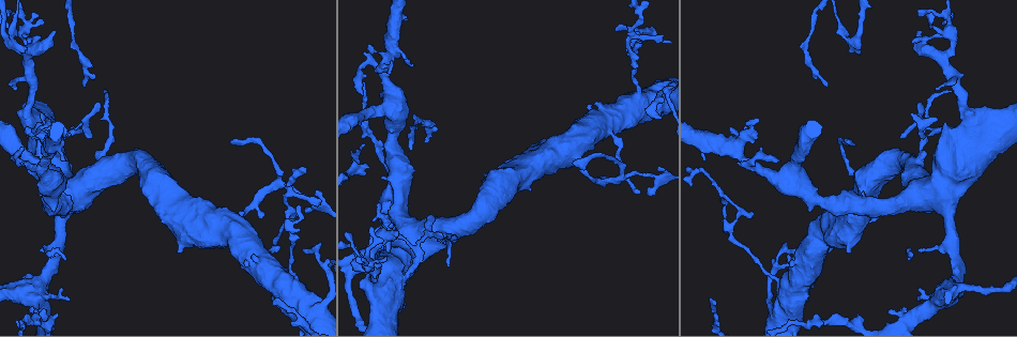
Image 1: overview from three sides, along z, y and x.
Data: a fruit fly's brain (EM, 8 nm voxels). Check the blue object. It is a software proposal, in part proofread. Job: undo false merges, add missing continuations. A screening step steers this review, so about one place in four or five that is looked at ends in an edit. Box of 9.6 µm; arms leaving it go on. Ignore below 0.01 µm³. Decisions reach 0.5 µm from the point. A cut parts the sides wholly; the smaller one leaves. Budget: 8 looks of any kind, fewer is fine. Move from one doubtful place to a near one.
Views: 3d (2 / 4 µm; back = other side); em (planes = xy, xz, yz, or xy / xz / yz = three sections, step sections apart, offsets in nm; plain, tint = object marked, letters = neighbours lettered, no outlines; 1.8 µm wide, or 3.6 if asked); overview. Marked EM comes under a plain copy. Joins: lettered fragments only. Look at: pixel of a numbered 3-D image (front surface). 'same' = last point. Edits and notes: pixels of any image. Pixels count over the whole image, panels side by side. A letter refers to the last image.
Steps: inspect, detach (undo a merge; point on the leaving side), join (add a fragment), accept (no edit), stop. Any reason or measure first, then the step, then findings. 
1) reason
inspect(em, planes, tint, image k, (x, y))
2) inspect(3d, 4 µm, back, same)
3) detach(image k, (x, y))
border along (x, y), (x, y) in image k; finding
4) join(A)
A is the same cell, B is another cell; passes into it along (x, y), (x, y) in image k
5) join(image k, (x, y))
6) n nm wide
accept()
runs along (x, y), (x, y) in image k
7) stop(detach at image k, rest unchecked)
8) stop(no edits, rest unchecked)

tapers out
inspect(3d, 4 µm, image 1, (826, 86))

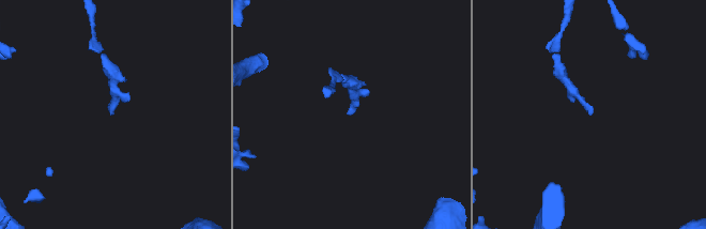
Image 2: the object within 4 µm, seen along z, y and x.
now the EM
inspect(em, xy, step 16, letters, image 2, (590, 115))

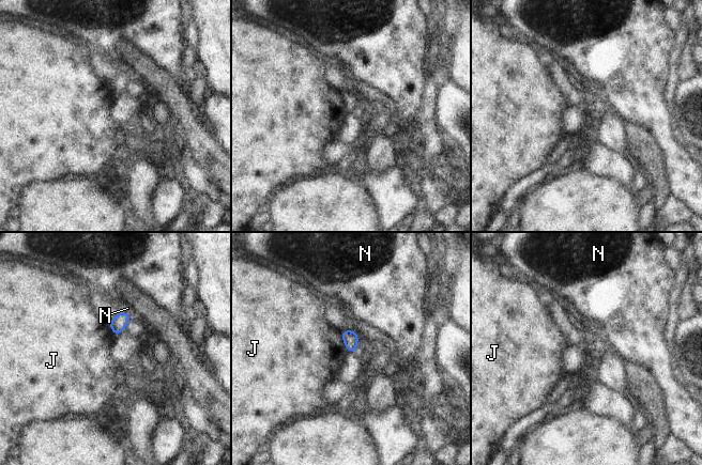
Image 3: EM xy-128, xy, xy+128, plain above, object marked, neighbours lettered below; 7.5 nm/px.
cut it another way
inspect(em, planes, letters, same)

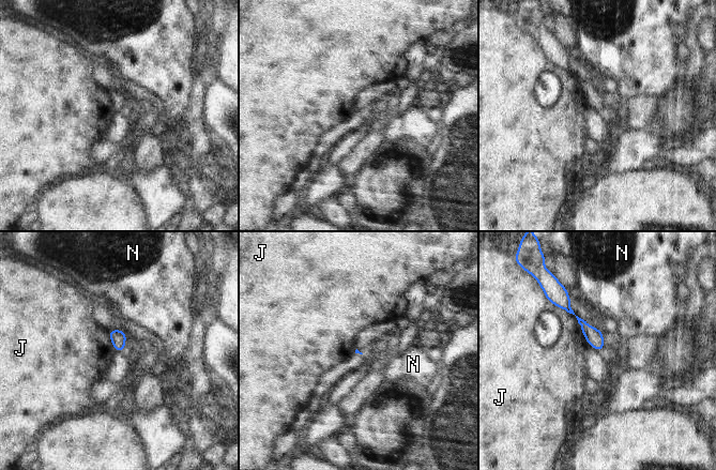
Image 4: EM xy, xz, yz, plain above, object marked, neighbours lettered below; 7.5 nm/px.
accept()
J and N are other cells; none of them fits

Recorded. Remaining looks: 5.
branch stops here
inspect(3d, 4 µm, back, image 1, (260, 215))

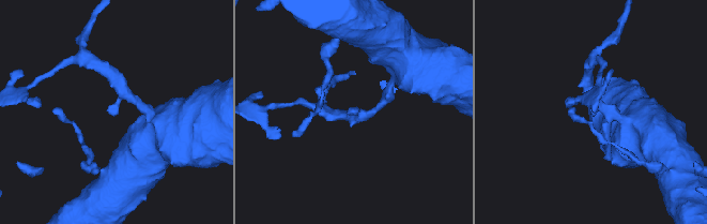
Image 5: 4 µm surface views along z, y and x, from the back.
arms of 170, 190 nm; shape alone is not enough
inspect(em, 3.6 µm, planes, letters, image 5, (108, 113))

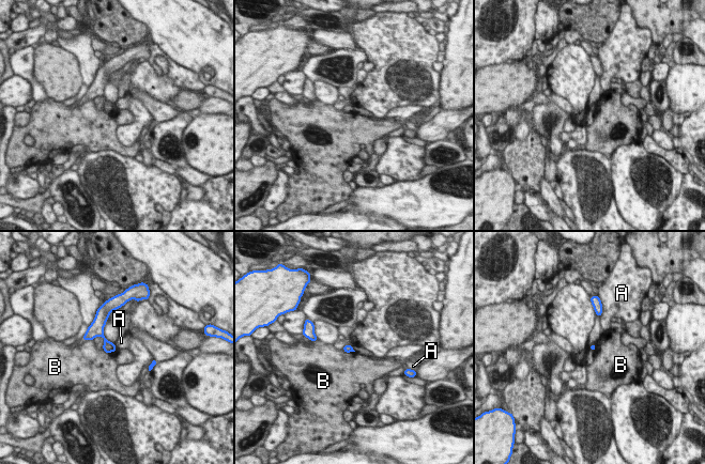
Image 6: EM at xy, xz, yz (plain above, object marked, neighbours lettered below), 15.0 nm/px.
accept()
A and B are other cells; border along (342, 349), (346, 352), (354, 352) in image 6; none of them fits

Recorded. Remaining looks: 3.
free end
inspect(3d, 2 µm, image 1, (658, 117))

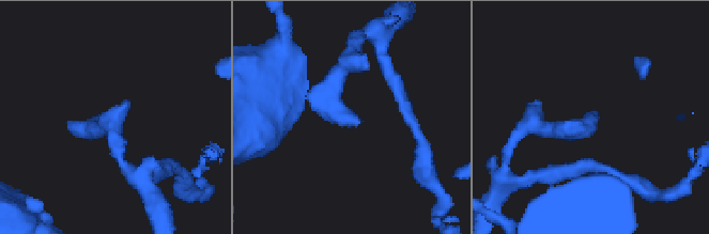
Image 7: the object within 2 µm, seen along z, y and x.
need the tissue
inspect(em, planes, letters, image 7, (597, 116))

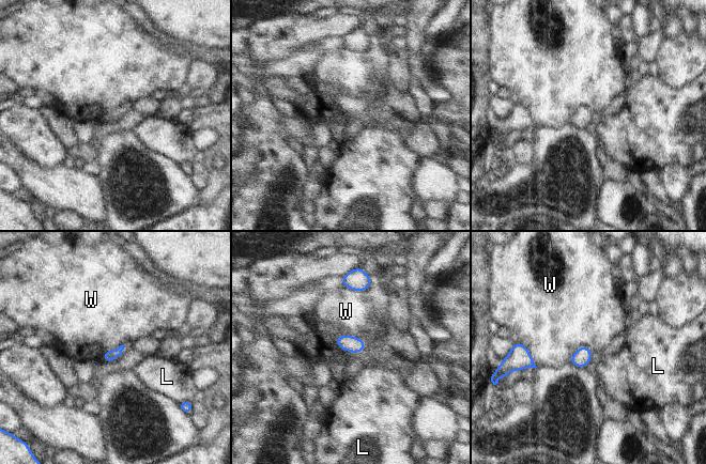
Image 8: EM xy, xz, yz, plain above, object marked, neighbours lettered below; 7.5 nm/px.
accept()
L and W are other cells; none of them fits

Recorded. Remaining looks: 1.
stop(no edits, rest unchecked)

